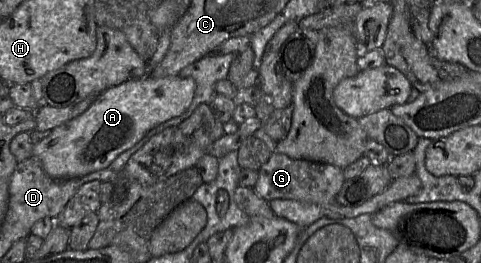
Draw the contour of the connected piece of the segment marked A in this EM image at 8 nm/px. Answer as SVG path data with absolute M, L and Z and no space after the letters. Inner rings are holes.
M178 75L163 78L144 76L111 87L100 94L81 115L55 127L46 138L34 144L33 156L41 161L46 174L54 179L82 177L106 169L120 154L132 148L151 129L182 115L190 106L194 92L194 80L181 78Z

